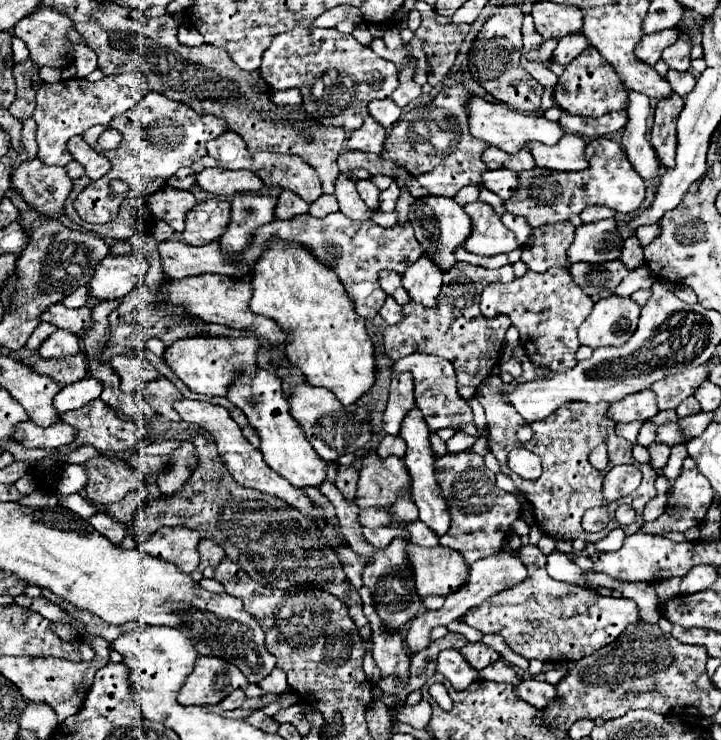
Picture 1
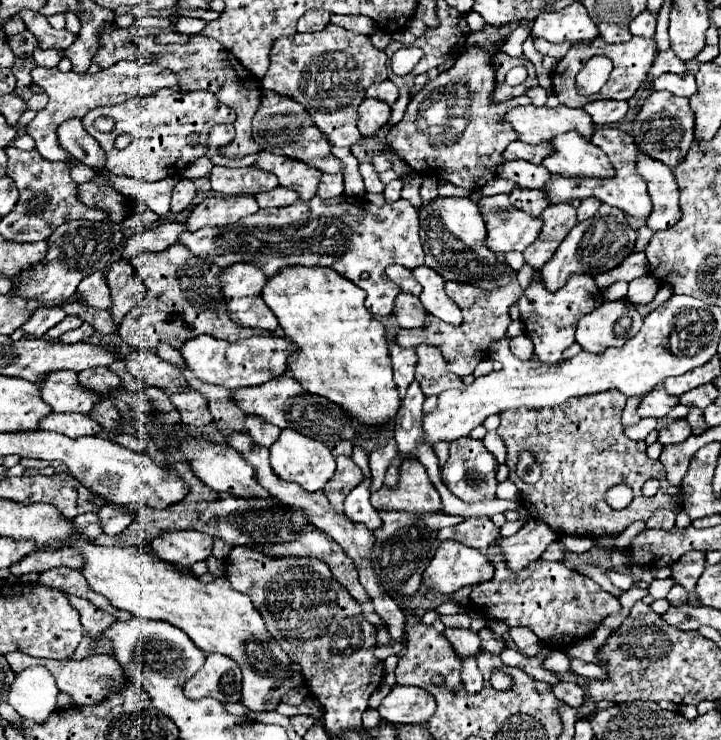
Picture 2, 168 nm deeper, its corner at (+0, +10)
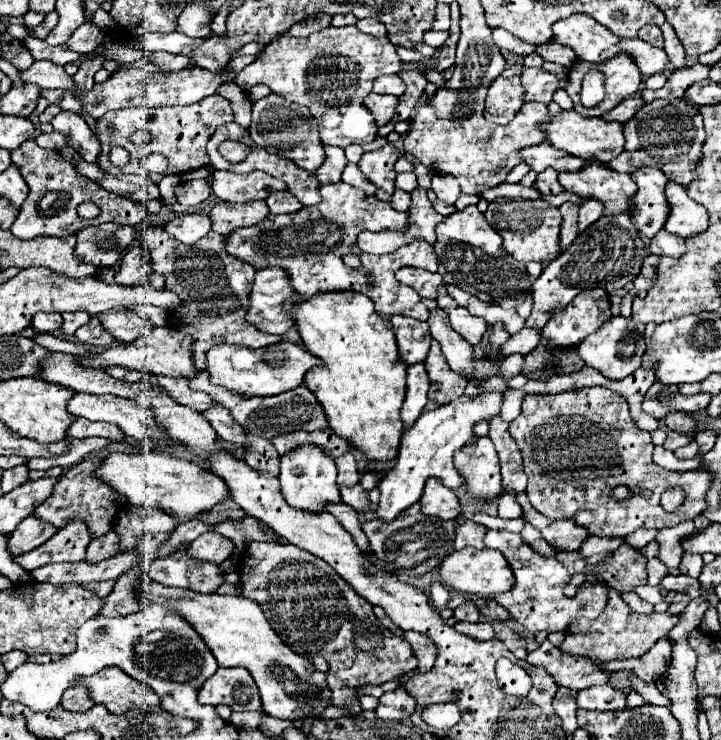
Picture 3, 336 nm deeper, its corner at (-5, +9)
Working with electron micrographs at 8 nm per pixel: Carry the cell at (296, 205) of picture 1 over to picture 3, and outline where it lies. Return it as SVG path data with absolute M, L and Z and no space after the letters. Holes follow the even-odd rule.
M280 191L280 193L274 193L266 199L268 207L270 207L270 213L296 213L302 209L302 203L290 195L290 191Z

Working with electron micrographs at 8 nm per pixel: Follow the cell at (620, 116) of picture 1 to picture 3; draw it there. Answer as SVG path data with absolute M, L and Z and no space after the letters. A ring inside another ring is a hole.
M634 93L634 95L630 95L628 99L624 99L620 105L616 105L612 111L608 111L608 113L604 115L604 119L606 119L606 121L626 123L628 119L632 119L632 117L640 111L642 105L644 105L642 95L640 95L640 93Z

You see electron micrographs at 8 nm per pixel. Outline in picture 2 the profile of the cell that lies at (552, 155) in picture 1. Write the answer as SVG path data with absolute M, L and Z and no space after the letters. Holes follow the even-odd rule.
M565 132L551 140L553 154L545 156L543 166L553 174L565 176L613 176L613 166L603 150L587 142L577 132Z

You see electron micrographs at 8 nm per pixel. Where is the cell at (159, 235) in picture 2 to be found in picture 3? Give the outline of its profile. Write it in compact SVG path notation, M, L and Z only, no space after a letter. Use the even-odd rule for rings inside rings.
M184 213L176 217L174 221L166 223L166 233L170 233L174 239L186 245L194 245L198 239L202 239L210 231L210 225L212 225L210 215Z

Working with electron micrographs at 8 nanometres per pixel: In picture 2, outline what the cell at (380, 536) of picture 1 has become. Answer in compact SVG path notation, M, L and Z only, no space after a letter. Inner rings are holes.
M367 476L357 488L353 488L351 494L347 494L347 498L345 498L345 514L349 518L353 518L353 522L365 524L369 530L377 530L377 528L381 528L383 522L379 518L379 512L369 502L371 480L373 478Z

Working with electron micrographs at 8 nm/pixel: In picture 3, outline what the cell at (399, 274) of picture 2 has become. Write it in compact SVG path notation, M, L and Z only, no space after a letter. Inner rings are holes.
M404 267L396 273L396 279L402 285L412 287L420 297L436 299L438 297L438 287L444 285L444 279L440 273L430 273L426 269L416 269L416 267Z

